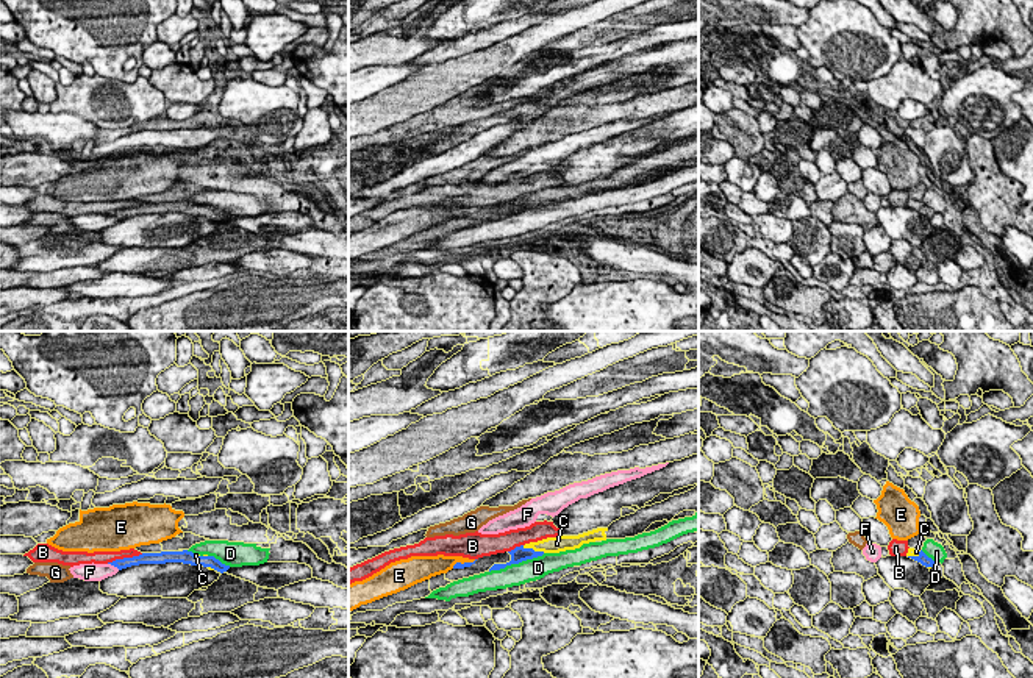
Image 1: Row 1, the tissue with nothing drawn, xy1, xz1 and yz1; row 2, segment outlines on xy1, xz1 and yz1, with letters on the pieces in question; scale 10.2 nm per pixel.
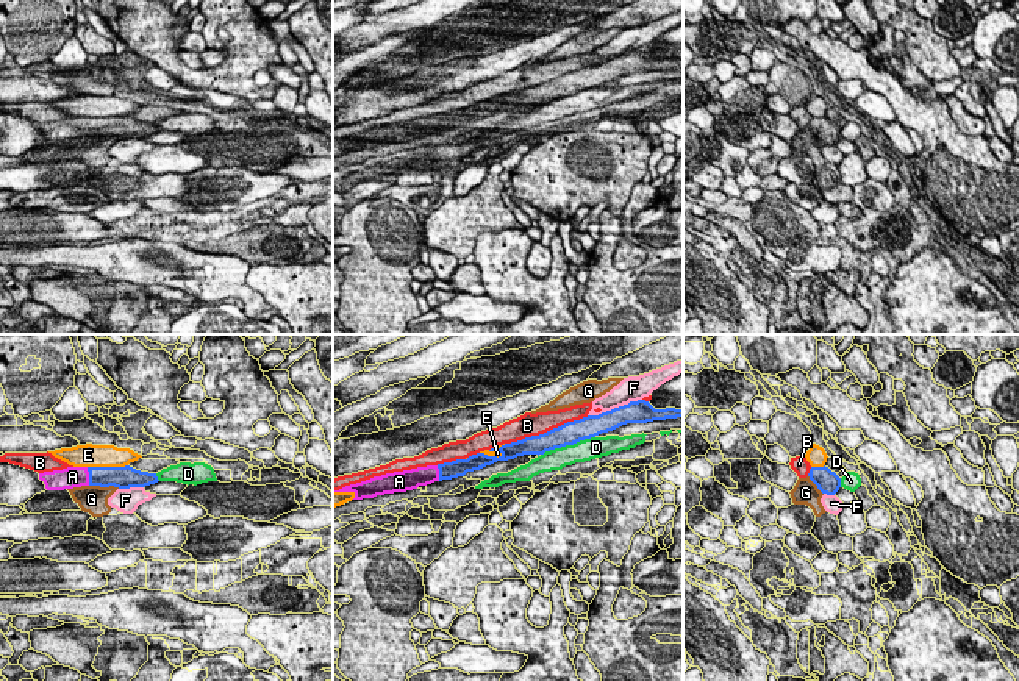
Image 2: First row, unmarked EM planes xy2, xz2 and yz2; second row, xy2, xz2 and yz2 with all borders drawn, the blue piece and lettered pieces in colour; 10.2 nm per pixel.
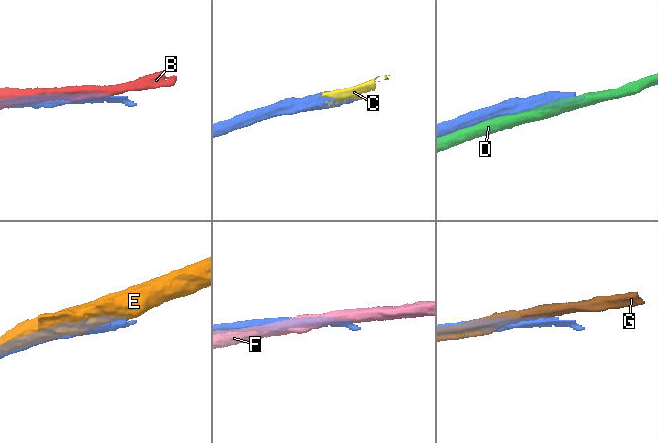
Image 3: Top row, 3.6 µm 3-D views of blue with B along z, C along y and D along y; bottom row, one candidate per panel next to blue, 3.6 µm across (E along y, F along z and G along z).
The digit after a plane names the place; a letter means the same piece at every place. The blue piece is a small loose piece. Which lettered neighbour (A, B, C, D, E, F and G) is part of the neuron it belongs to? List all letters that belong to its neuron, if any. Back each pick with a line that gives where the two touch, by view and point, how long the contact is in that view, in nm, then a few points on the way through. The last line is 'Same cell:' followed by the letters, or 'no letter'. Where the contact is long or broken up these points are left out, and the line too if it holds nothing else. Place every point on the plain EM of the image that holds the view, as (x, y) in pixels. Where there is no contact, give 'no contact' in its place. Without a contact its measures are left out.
A: meets blue in xy2 at (89, 127); contact 190 nm long
C: meets blue in xz1 at (532, 199); contact 240 nm long
Same cell: A, C

